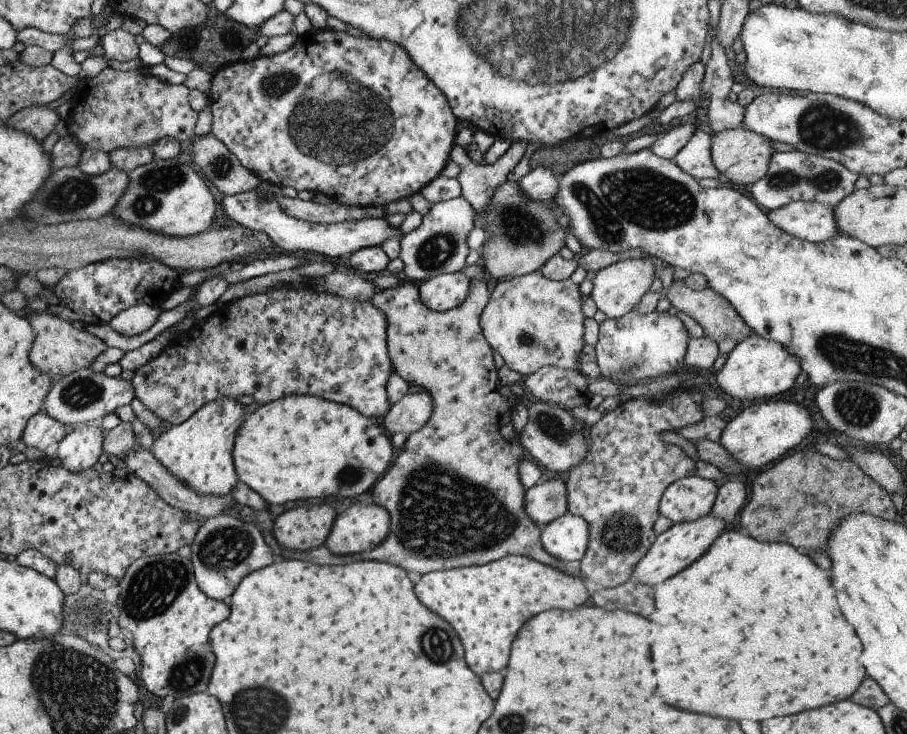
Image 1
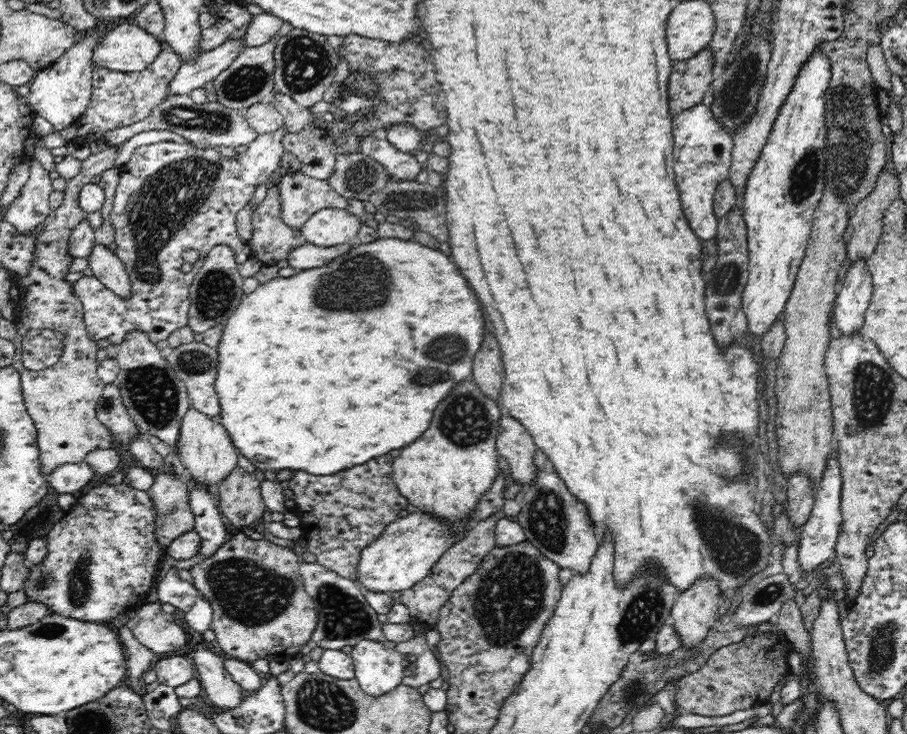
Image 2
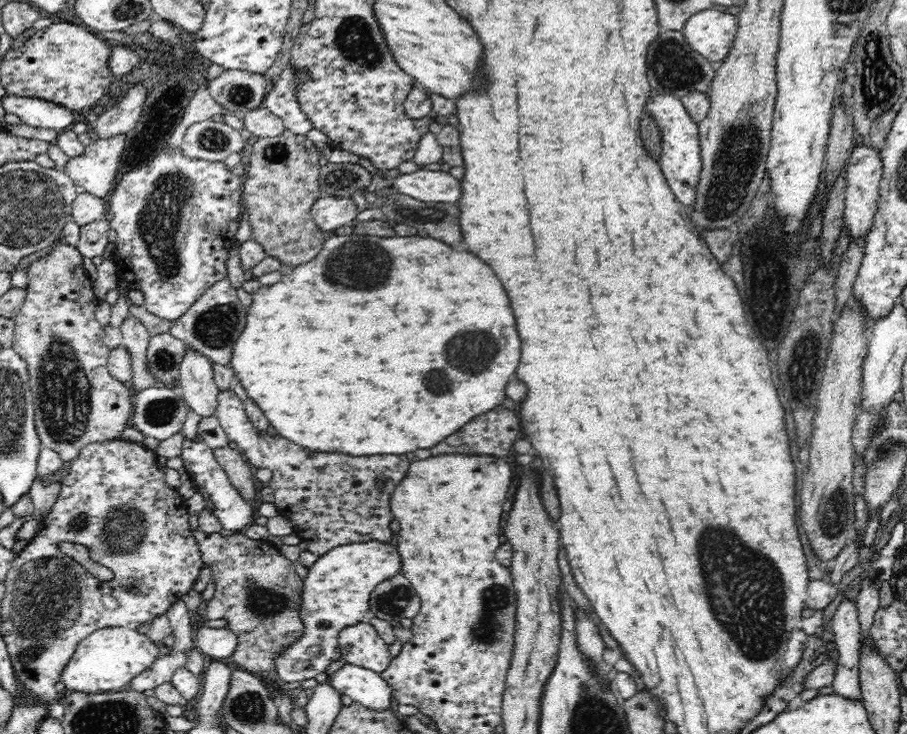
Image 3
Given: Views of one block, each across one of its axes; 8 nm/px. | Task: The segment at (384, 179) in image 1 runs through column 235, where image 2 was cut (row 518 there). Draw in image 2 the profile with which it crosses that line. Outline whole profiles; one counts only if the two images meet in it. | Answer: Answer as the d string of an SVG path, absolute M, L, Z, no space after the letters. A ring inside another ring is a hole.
M105 479L96 481L45 536L46 554L40 562L30 565L24 580L26 603L43 604L49 614L100 624L118 618L134 609L136 604L143 604L159 586L158 570L167 555L167 546L162 545L156 535L158 518L156 505L148 491L133 488L124 481L120 484L106 484Z

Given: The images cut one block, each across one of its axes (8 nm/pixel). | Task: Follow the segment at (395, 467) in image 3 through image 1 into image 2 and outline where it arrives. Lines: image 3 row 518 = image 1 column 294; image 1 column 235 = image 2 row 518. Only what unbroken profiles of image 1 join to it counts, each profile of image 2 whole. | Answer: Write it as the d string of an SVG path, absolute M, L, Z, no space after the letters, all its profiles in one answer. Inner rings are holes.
M386 454L326 476L296 470L288 480L294 493L290 507L300 518L304 550L312 552L320 566L355 581L360 551L398 520L401 510L407 510L408 499L400 495L393 482L394 462L395 458Z

